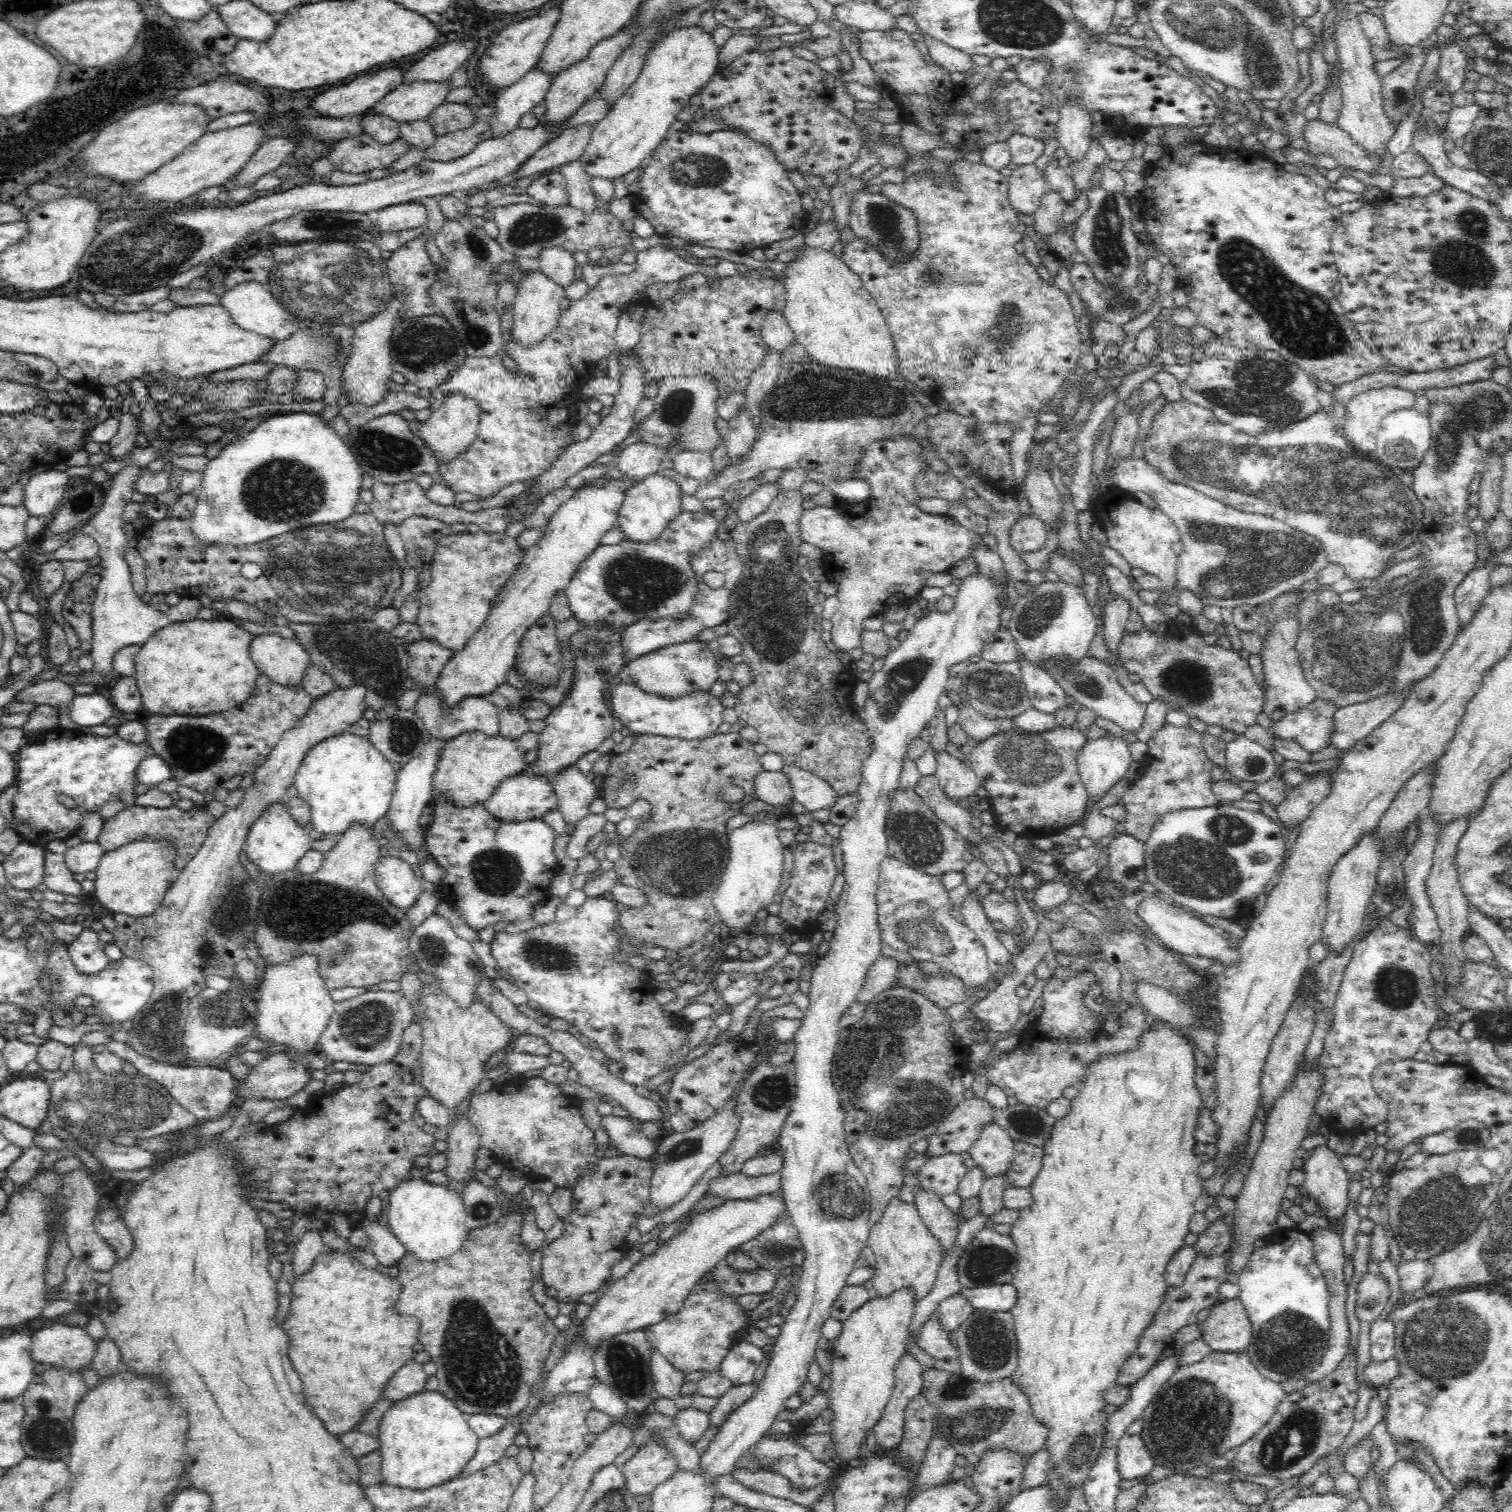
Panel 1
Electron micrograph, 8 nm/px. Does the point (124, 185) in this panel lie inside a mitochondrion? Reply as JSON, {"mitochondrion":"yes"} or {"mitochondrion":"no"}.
{"mitochondrion":"no"}

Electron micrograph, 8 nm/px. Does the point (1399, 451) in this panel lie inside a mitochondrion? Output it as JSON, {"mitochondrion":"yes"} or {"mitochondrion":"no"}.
{"mitochondrion":"yes"}

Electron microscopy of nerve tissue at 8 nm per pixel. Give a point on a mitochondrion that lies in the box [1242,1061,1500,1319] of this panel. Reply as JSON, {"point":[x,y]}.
{"point":[1440,1208]}

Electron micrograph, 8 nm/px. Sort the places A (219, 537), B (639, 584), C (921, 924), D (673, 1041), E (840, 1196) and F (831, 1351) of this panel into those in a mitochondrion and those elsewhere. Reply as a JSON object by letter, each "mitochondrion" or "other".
{"A":"other","B":"mitochondrion","C":"mitochondrion","D":"other","E":"mitochondrion","F":"other"}

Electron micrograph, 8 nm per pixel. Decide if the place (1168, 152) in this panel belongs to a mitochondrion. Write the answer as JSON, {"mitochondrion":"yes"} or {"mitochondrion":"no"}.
{"mitochondrion":"no"}

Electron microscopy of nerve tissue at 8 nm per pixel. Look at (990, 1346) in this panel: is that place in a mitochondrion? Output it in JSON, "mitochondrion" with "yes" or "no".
{"mitochondrion":"yes"}

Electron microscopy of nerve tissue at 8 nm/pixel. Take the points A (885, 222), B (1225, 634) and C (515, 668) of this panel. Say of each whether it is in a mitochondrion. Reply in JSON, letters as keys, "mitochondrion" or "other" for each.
{"A":"mitochondrion","B":"other","C":"other"}

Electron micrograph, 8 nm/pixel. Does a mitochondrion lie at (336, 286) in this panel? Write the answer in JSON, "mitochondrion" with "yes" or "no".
{"mitochondrion":"yes"}

